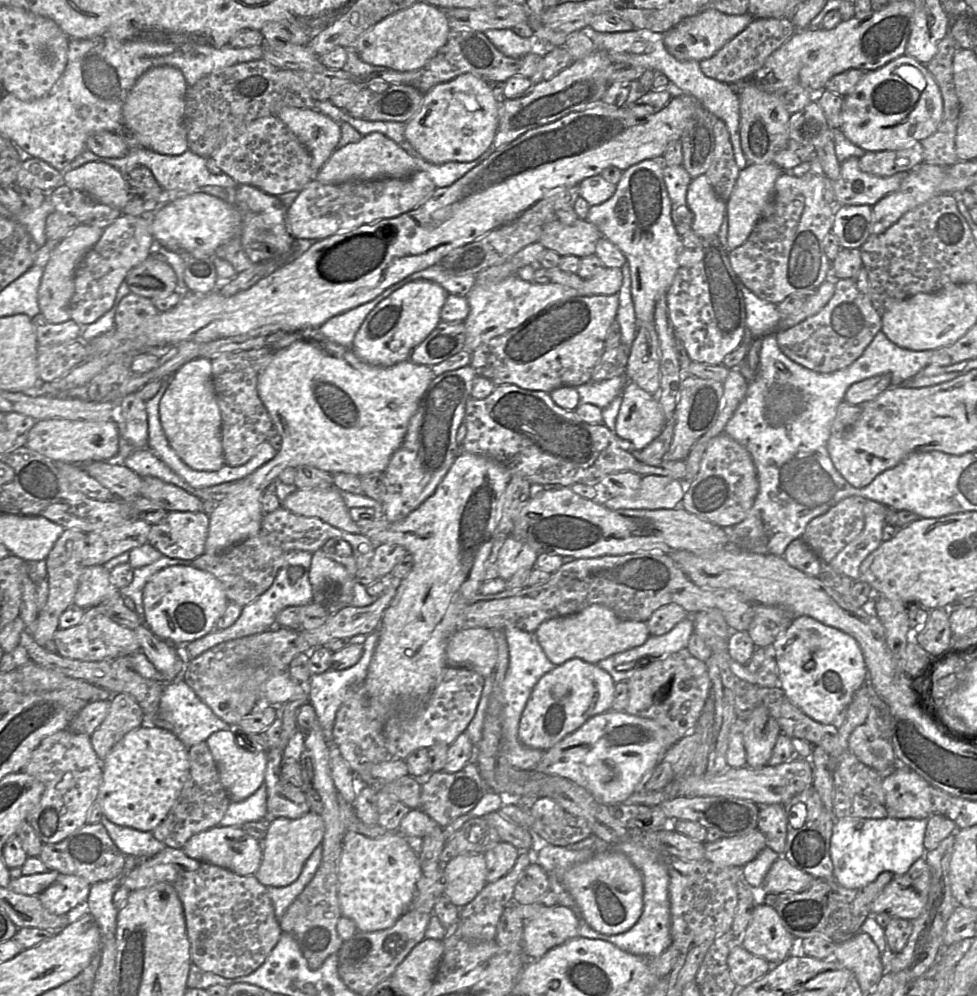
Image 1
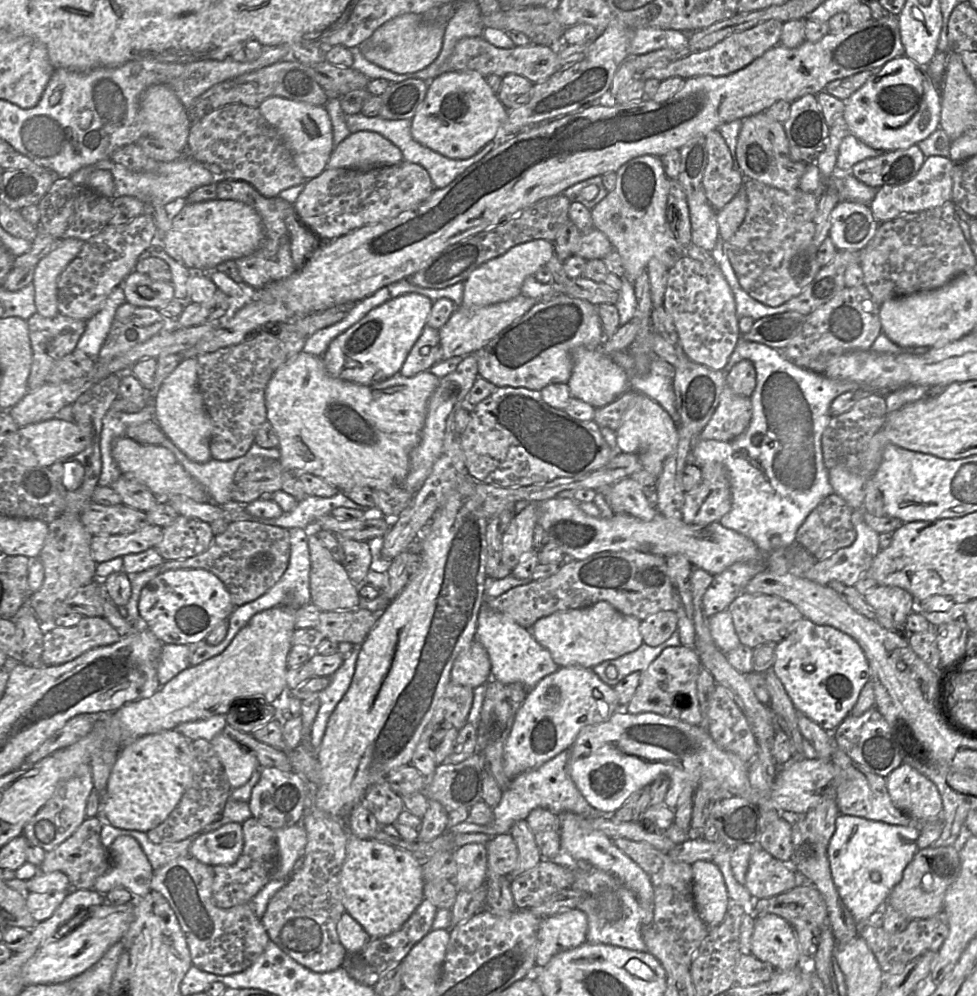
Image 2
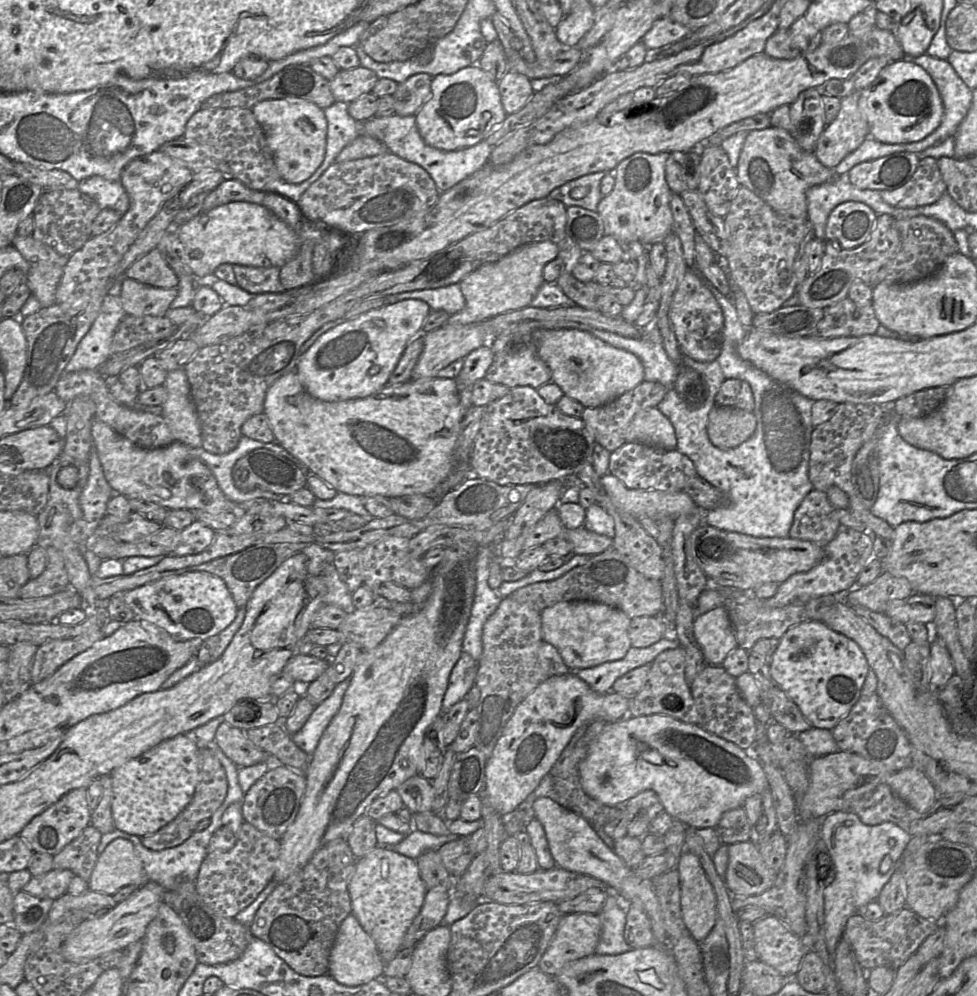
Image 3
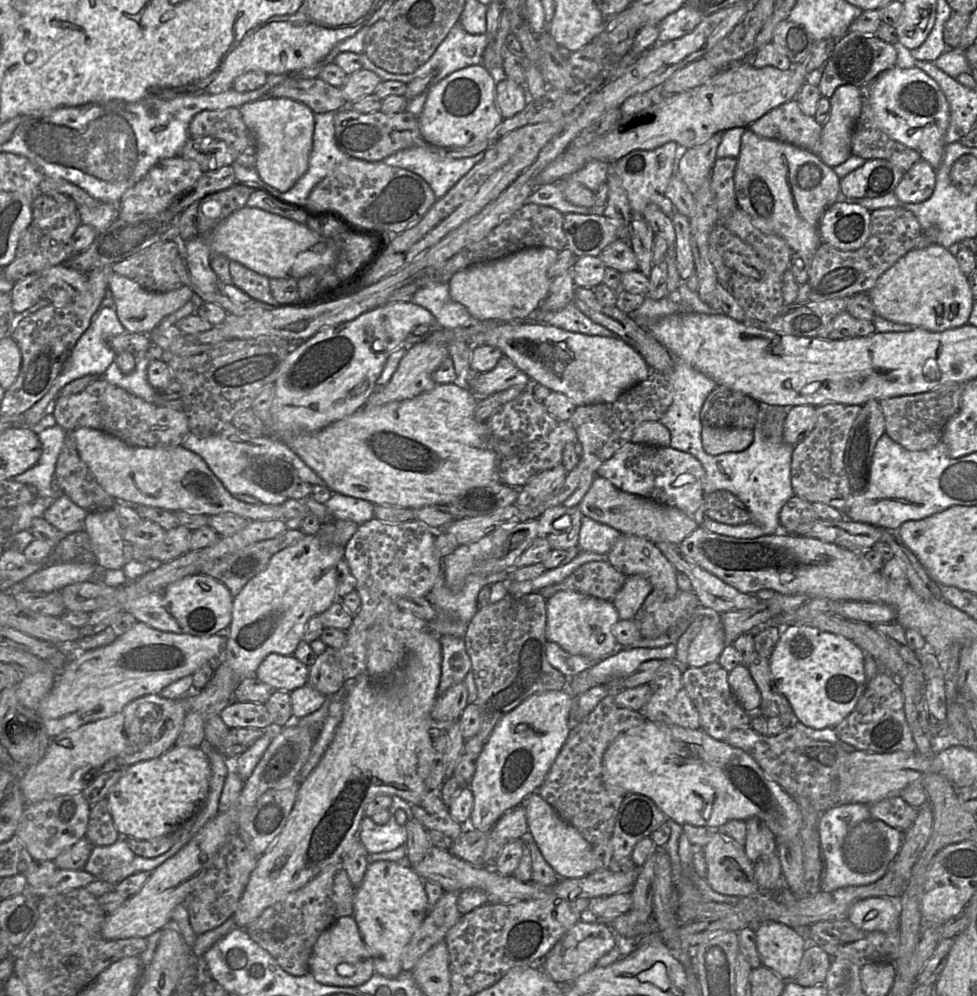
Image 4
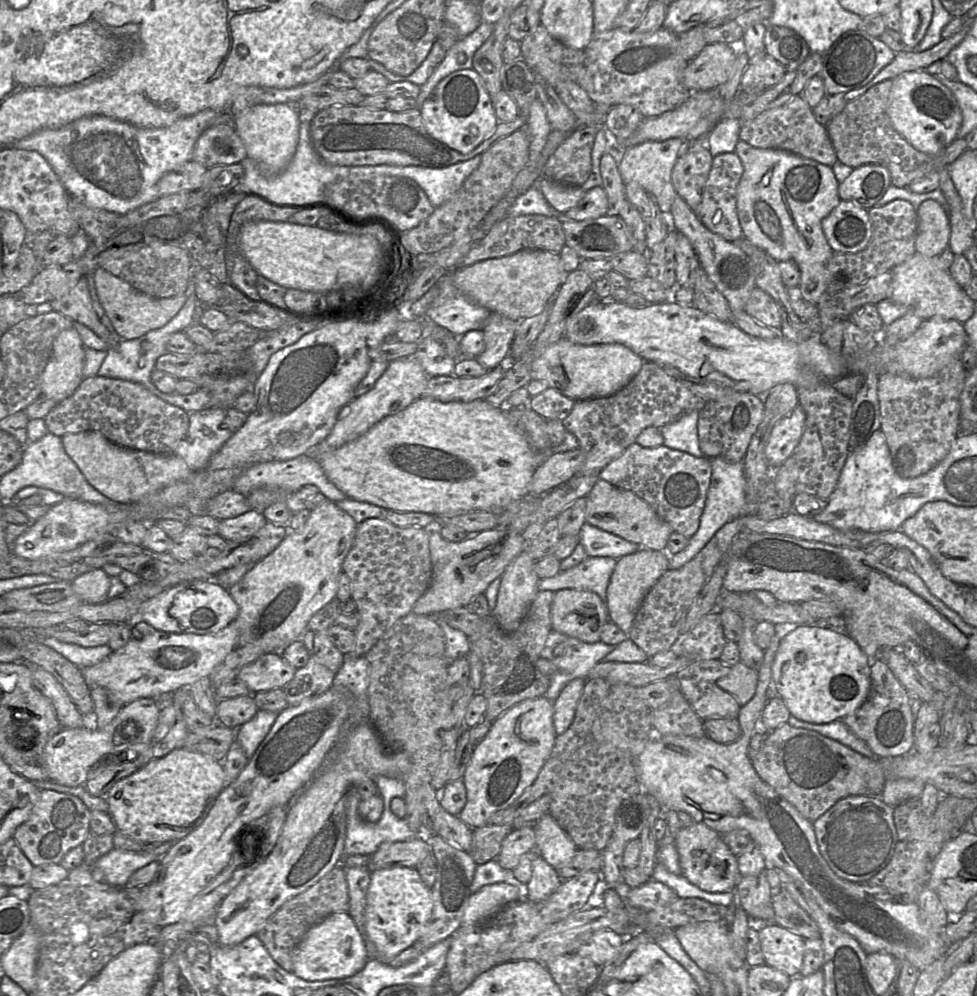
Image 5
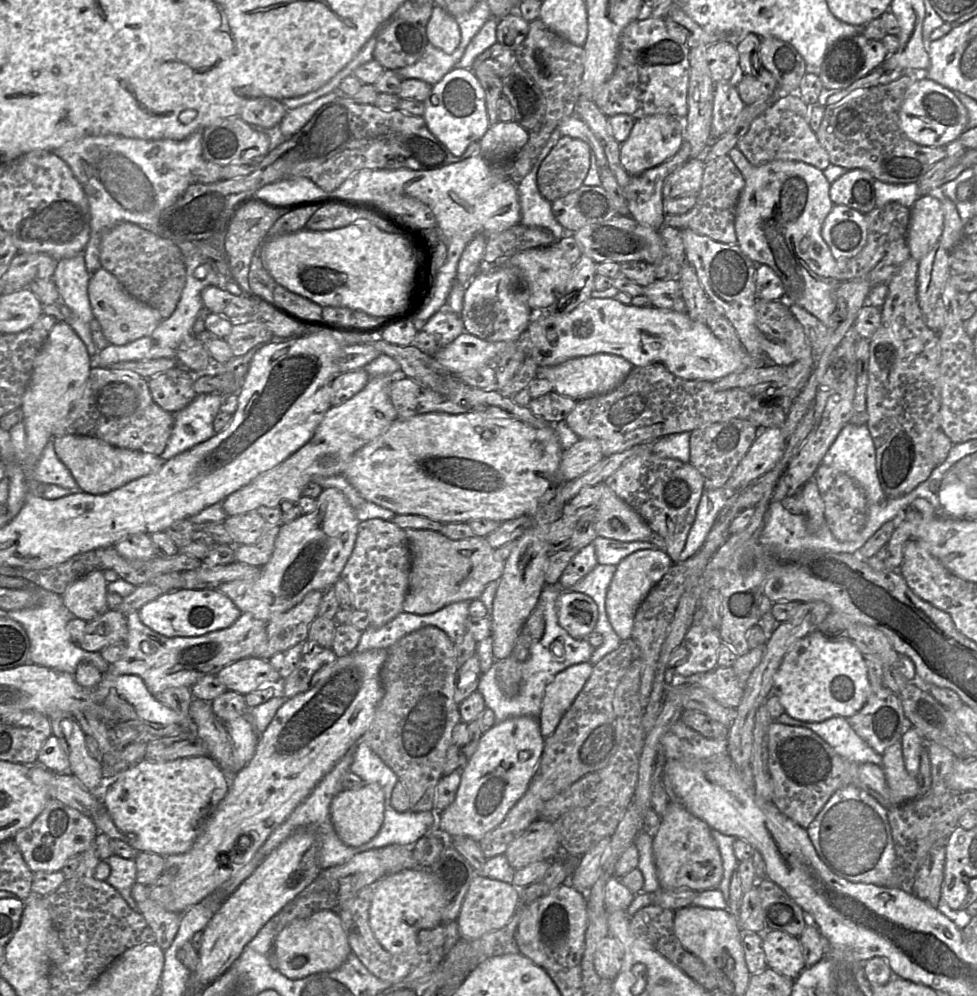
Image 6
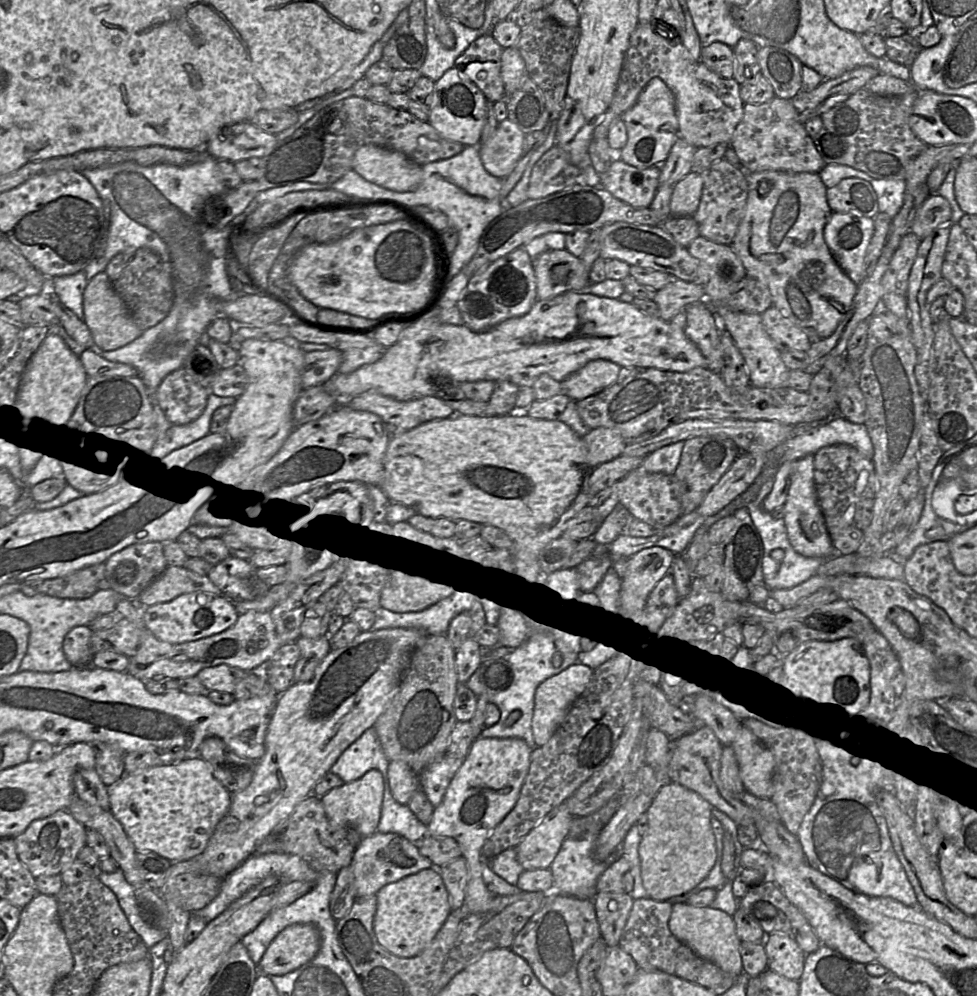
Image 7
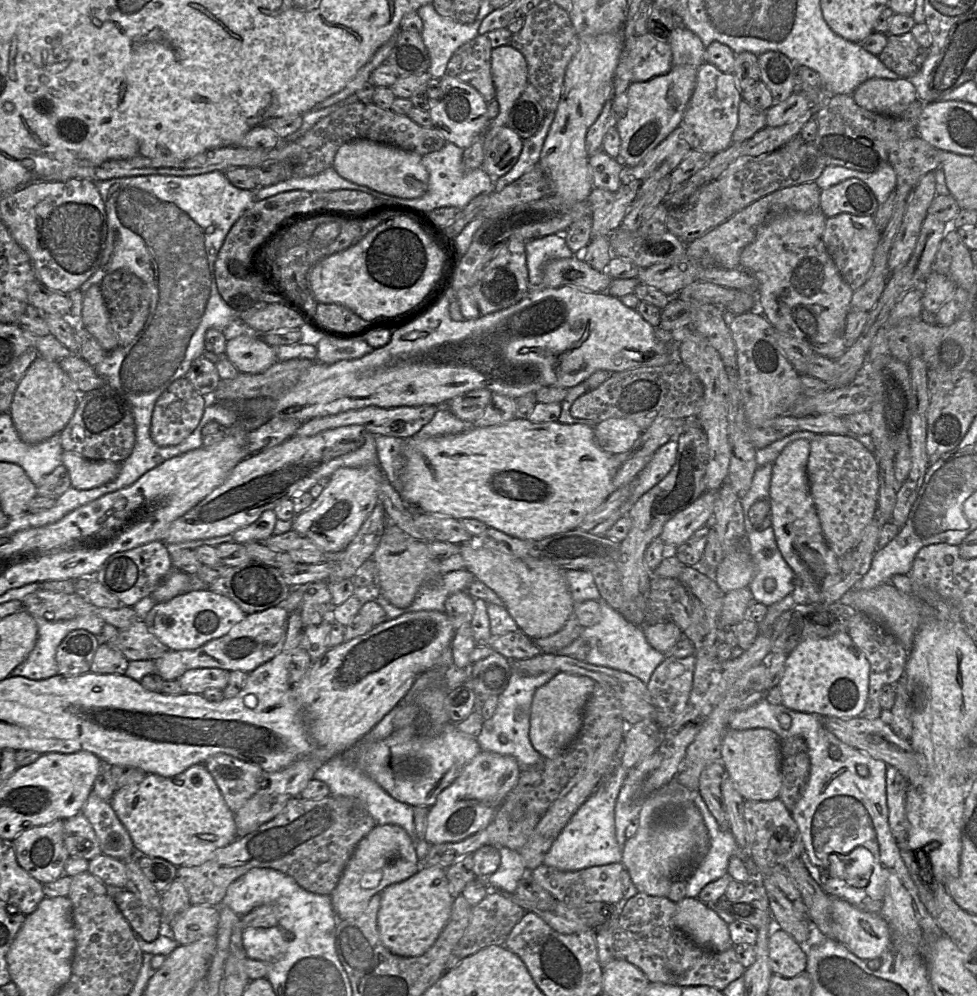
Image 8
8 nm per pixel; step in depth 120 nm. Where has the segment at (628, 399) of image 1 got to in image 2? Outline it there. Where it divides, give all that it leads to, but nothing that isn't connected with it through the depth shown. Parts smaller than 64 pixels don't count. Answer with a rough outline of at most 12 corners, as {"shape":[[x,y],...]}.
{"shape":[[645,394],[615,434],[655,476],[679,440],[672,417]]}

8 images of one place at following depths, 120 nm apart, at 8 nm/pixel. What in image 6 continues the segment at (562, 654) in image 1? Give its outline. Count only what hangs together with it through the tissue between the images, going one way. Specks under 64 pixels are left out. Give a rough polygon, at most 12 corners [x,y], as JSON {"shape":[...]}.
{"shape":[[561,591],[558,622],[573,638],[586,639],[598,607],[588,595]]}

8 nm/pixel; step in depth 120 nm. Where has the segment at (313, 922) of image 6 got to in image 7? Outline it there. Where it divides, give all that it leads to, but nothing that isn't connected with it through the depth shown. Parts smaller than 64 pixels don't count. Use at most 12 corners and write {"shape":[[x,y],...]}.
{"shape":[[311,924],[284,928],[258,968],[284,975],[318,953]]}

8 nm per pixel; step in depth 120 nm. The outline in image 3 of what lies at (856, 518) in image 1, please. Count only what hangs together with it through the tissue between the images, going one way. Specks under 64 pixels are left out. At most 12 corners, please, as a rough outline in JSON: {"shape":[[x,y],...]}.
{"shape":[[826,492],[795,510],[789,536],[825,547],[840,526]]}

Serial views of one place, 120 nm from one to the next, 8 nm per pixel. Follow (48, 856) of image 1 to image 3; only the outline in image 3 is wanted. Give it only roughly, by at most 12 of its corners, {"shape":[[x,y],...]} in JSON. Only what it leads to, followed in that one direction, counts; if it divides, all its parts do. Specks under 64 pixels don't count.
{"shape":[[91,824],[53,856],[89,881],[102,834]]}

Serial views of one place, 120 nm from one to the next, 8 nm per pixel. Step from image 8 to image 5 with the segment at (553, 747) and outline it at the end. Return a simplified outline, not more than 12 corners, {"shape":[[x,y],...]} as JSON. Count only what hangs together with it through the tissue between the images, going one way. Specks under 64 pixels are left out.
{"shape":[[571,680],[553,701],[557,735],[571,725],[585,681]]}

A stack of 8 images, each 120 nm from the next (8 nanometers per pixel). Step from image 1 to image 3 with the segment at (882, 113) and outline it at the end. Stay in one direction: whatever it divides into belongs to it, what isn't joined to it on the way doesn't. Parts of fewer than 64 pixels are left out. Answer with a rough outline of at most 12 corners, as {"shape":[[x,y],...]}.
{"shape":[[890,62],[861,91],[869,137],[923,140],[940,125],[929,74]]}

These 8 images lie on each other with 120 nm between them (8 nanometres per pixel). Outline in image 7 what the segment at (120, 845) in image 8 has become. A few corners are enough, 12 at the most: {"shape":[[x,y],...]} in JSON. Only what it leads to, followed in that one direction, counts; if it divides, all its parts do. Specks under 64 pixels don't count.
{"shape":[[93,769],[73,776],[75,794],[110,810],[109,787]]}

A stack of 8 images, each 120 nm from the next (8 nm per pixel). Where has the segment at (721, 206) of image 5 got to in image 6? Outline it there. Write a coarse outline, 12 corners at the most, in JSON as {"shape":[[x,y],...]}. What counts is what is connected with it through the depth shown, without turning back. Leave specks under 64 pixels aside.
{"shape":[[728,155],[706,162],[694,207],[664,225],[735,244],[745,179]]}

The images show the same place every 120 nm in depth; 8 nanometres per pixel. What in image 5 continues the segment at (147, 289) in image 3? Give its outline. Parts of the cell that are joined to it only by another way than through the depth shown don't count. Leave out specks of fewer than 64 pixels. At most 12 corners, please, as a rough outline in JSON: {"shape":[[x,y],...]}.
{"shape":[[102,267],[99,301],[122,339],[164,326],[189,295],[155,298]]}

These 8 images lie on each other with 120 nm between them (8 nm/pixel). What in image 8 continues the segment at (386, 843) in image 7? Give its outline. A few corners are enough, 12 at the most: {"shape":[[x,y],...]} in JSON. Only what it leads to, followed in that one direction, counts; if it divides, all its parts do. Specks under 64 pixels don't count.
{"shape":[[376,825],[330,894],[338,919],[420,868],[415,839]]}

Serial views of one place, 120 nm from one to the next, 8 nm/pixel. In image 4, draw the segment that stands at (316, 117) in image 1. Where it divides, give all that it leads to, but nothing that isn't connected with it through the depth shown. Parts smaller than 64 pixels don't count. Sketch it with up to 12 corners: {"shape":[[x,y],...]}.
{"shape":[[289,98],[239,107],[255,171],[280,192],[307,171],[314,114]]}

